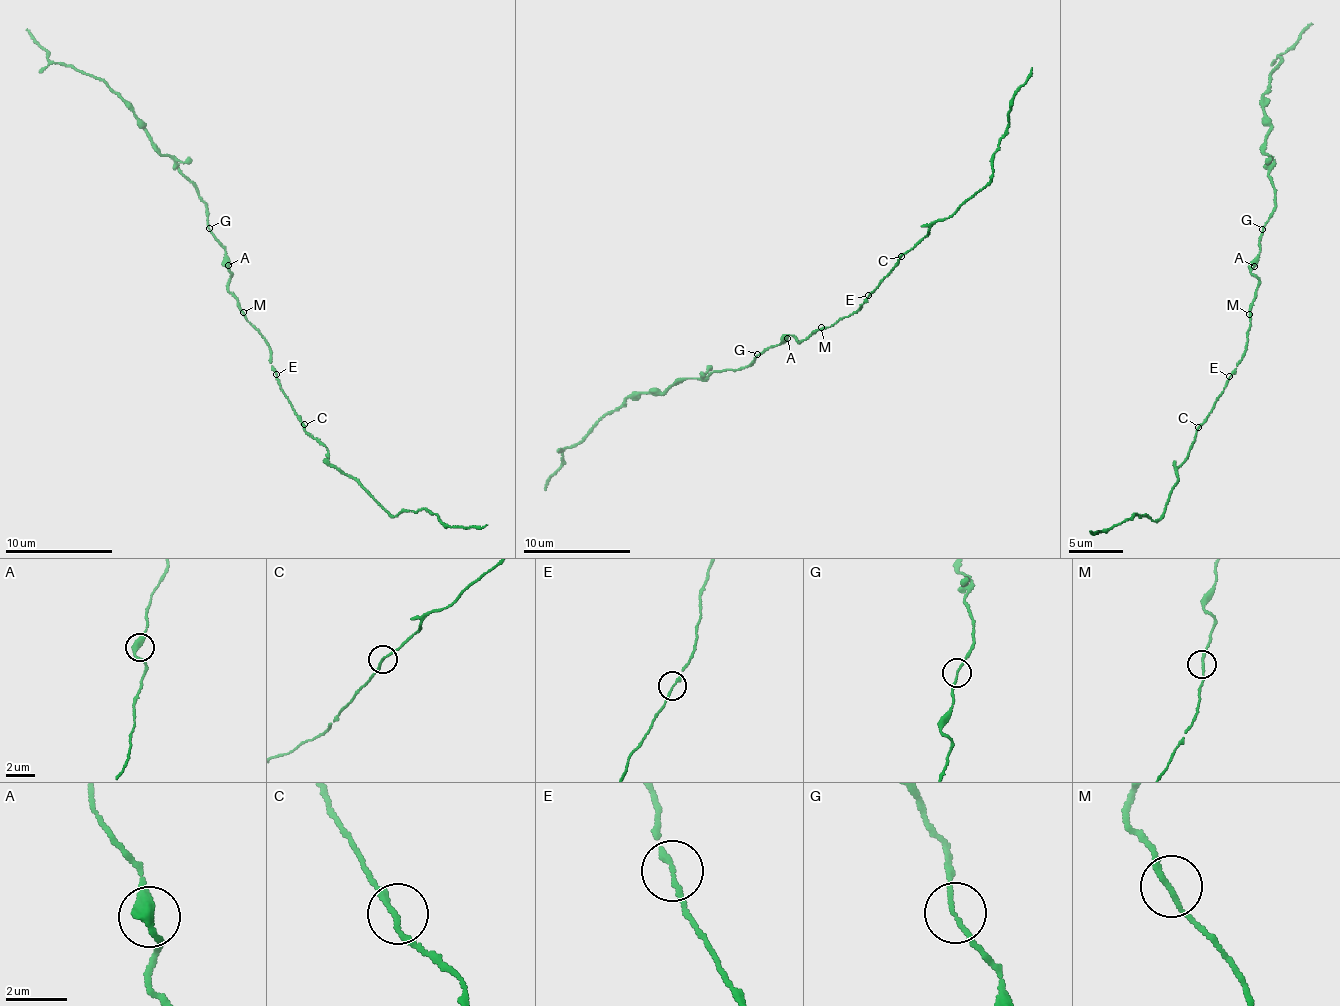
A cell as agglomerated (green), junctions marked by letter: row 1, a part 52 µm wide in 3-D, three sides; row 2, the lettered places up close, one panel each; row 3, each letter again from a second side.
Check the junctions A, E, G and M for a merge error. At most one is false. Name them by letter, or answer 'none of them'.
none of them

